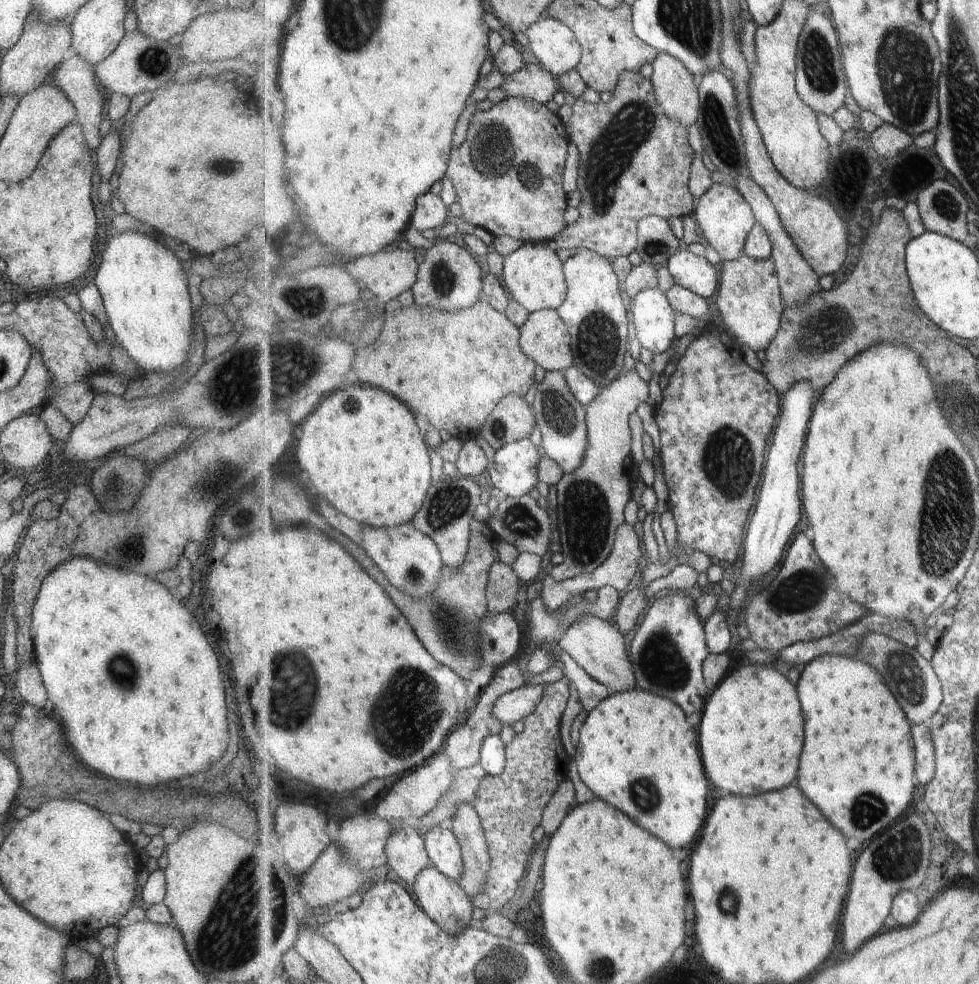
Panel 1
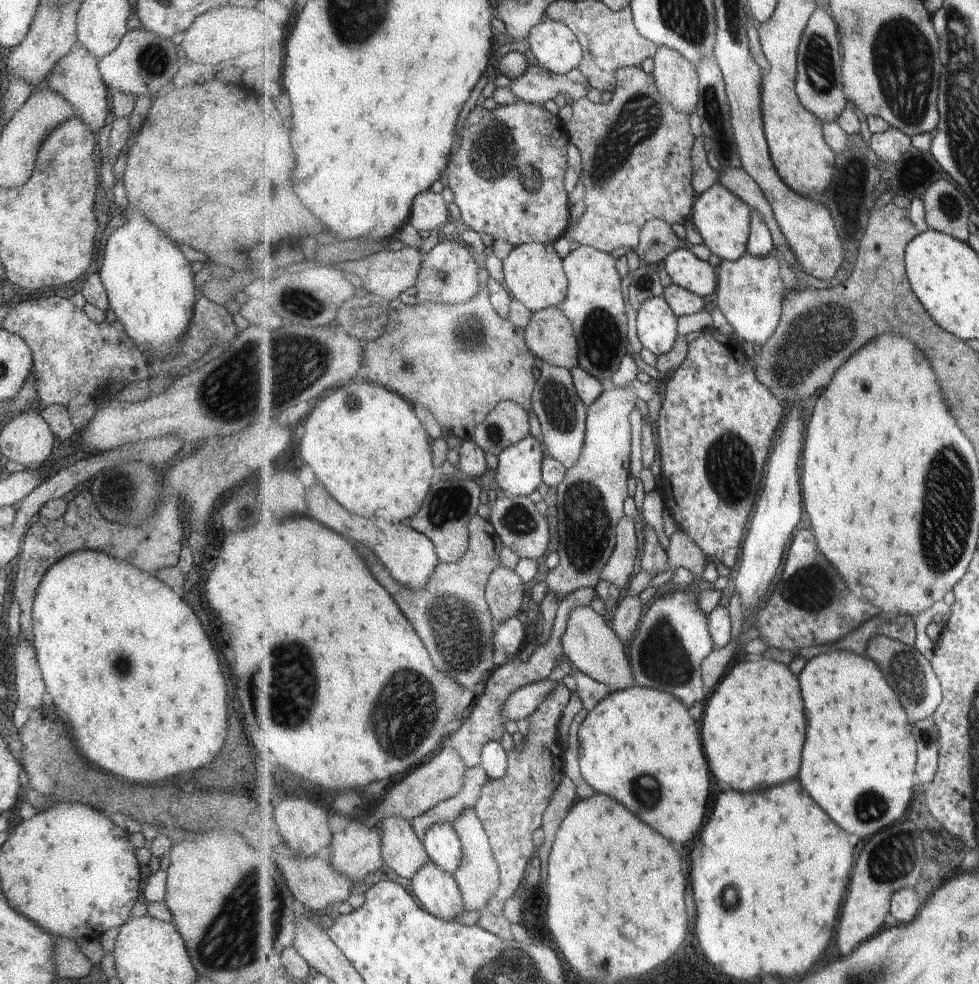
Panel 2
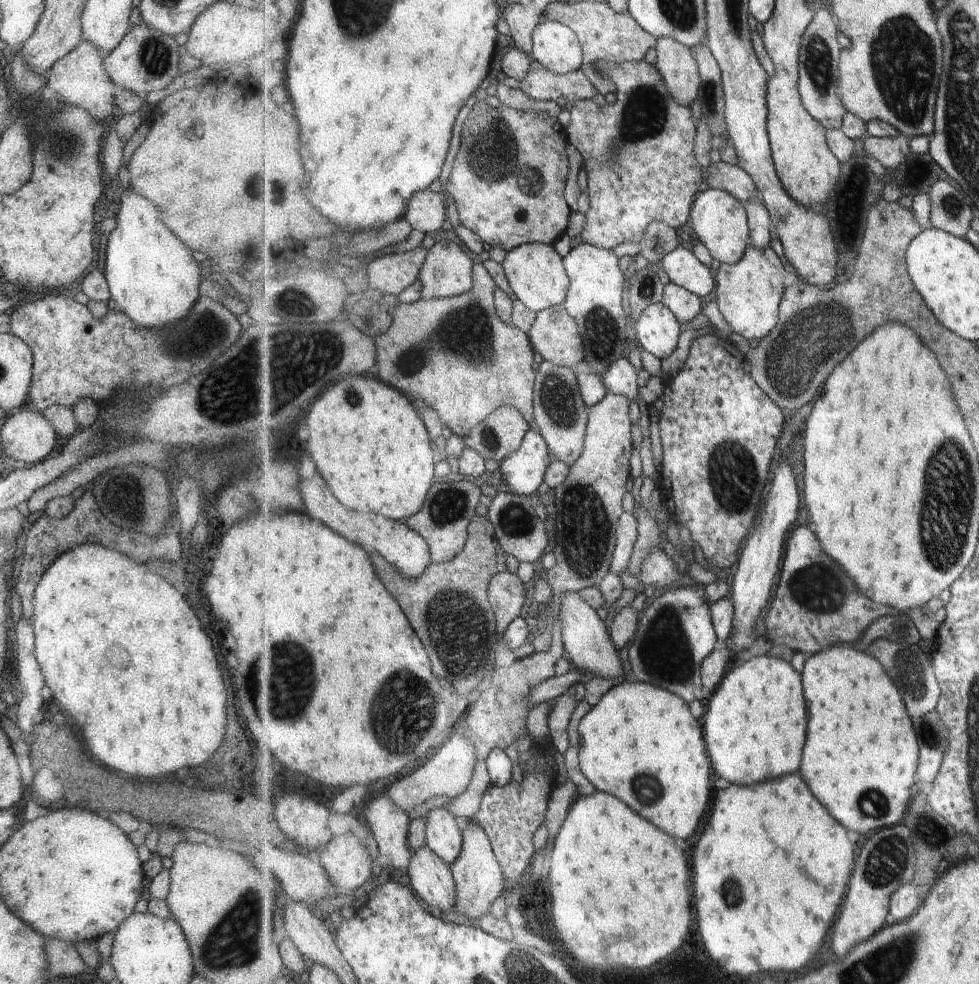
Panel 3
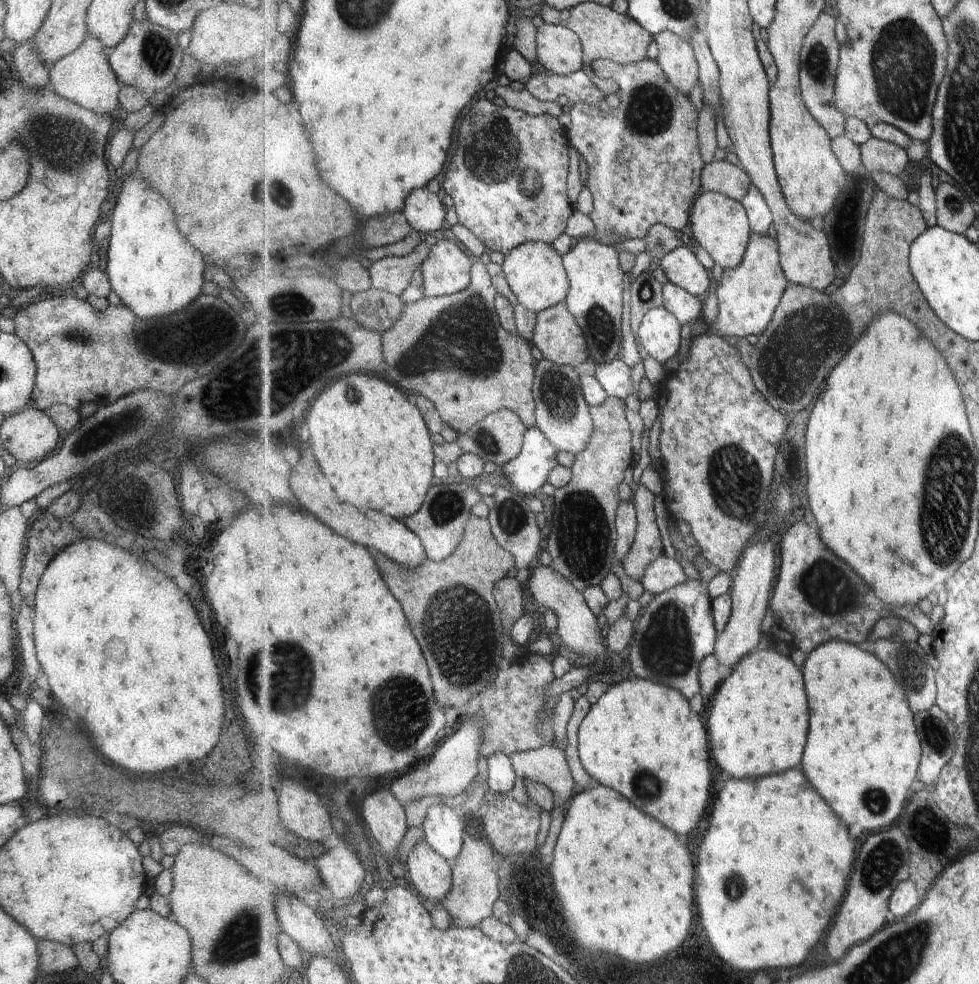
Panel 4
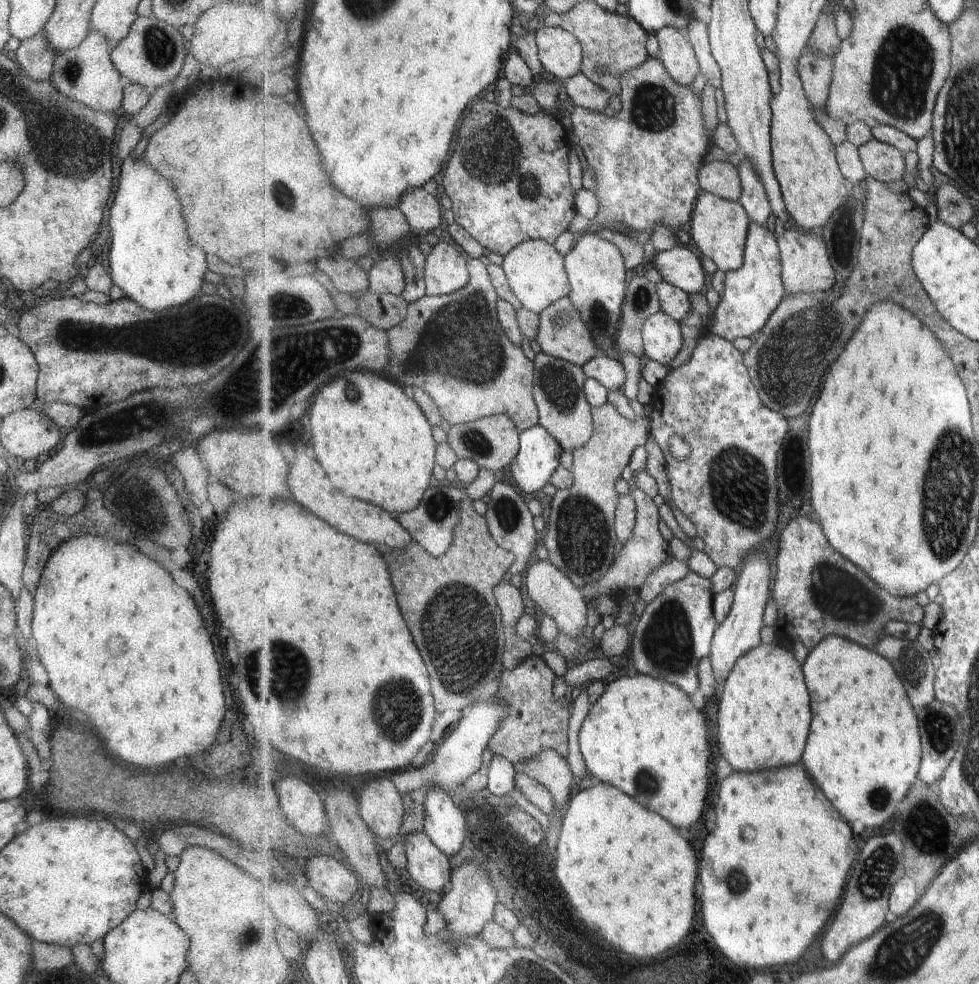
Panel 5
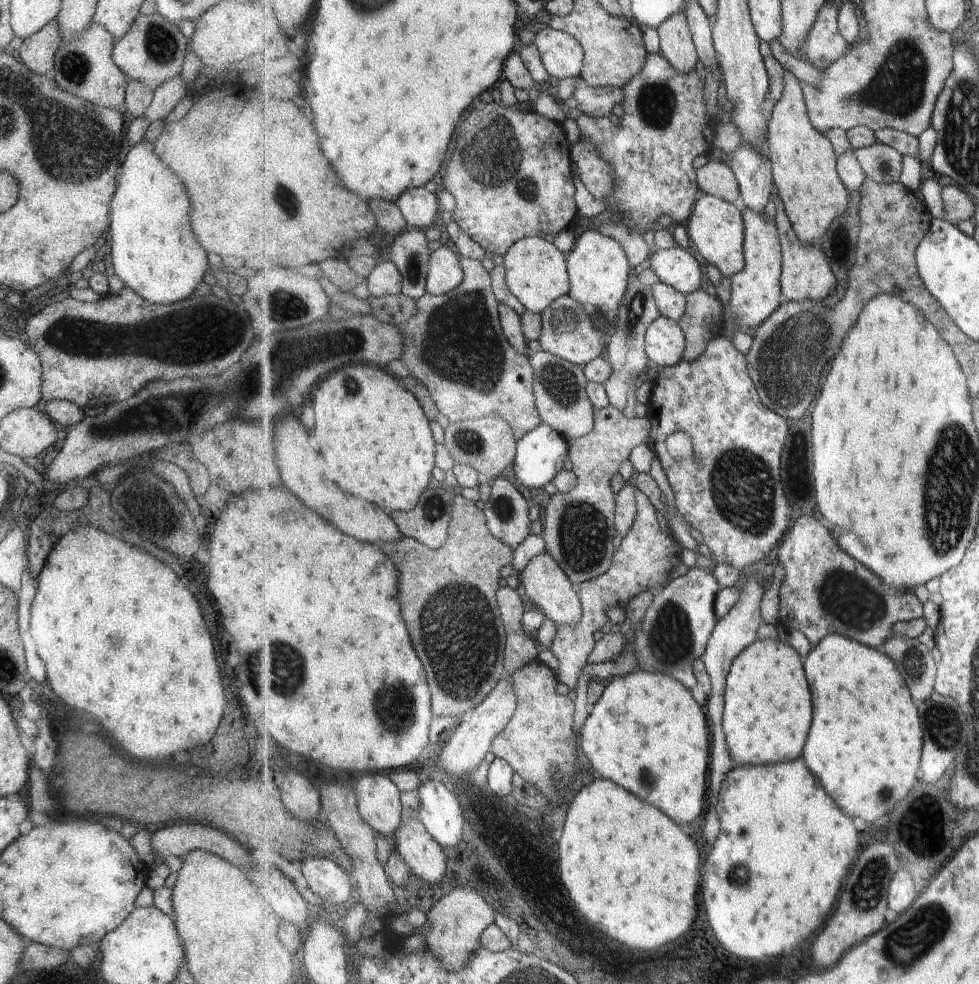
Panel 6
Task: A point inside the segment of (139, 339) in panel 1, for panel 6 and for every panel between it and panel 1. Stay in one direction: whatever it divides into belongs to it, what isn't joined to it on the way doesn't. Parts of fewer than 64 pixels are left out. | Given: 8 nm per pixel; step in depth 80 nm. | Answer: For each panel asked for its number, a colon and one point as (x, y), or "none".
2: (149, 285)
3: (151, 276)
4: (150, 265)
5: (151, 259)
6: (154, 251)

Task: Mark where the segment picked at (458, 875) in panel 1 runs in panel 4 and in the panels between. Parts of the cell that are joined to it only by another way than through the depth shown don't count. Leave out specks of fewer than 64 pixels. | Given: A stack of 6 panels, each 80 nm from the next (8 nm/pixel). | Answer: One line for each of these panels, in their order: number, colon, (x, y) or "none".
2: (443, 843)
3: (444, 835)
4: (444, 829)

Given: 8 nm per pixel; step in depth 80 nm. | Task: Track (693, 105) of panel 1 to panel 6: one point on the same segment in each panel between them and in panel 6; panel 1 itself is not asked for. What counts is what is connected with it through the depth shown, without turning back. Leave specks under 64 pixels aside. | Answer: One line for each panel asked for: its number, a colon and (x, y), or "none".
2: (677, 76)
3: (677, 64)
4: (677, 57)
5: (678, 54)
6: (676, 42)

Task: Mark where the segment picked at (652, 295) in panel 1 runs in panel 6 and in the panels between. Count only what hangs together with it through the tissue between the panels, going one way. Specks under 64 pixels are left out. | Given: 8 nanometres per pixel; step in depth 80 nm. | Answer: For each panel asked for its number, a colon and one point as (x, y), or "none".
2: (657, 325)
3: (658, 331)
4: (660, 335)
5: (663, 339)
6: (666, 345)

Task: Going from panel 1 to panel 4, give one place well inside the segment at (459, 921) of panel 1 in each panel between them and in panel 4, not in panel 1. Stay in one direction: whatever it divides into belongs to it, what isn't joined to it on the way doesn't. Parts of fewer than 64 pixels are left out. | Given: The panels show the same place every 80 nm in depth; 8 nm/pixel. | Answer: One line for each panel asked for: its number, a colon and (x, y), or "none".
2: (437, 890)
3: (431, 877)
4: (431, 873)

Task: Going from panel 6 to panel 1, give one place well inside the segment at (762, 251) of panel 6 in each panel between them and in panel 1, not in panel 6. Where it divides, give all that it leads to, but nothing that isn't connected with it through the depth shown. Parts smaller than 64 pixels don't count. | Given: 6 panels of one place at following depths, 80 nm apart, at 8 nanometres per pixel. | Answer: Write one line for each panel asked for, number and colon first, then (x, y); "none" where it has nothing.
1: (749, 300)
2: (751, 290)
3: (749, 294)
4: (748, 296)
5: (752, 294)

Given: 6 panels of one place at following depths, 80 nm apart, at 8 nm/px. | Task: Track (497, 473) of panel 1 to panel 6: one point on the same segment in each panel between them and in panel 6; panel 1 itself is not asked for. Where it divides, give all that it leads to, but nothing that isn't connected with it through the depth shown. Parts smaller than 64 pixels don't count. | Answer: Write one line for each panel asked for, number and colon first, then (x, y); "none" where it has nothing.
2: (519, 472)
3: (524, 471)
4: (531, 469)
5: (538, 459)
6: (541, 454)

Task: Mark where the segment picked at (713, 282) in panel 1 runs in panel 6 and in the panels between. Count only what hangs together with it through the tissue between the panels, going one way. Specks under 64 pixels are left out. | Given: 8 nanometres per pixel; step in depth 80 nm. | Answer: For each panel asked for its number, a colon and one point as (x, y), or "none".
2: (684, 268)
3: (682, 266)
4: (681, 267)
5: (680, 267)
6: (675, 266)

